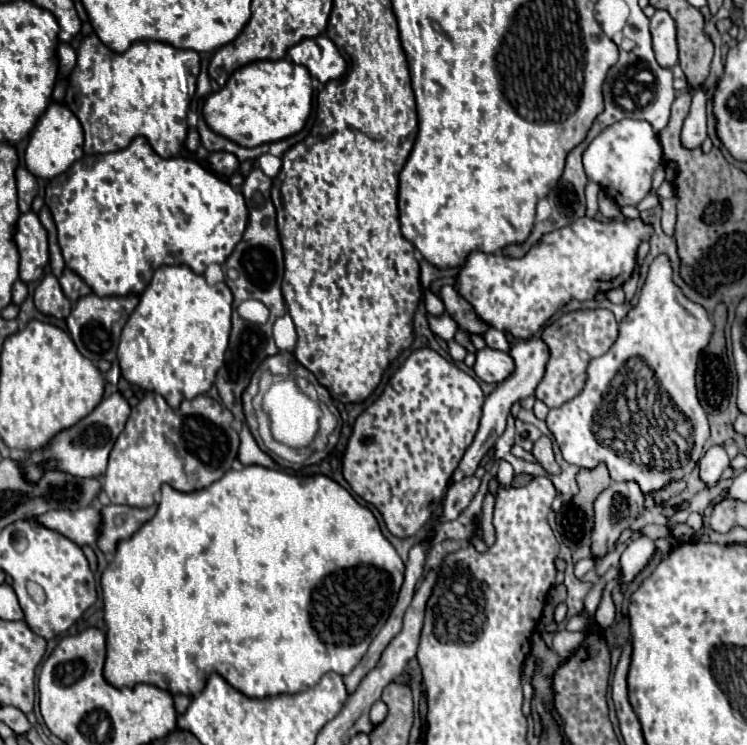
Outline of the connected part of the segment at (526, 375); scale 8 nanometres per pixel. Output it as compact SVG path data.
M540 337L514 343L512 349L510 349L510 355L512 355L512 359L514 359L514 371L510 373L510 377L506 377L502 383L498 383L498 387L486 397L486 403L484 403L484 407L482 407L482 419L480 419L478 435L474 437L474 443L470 445L470 449L466 451L462 463L458 465L456 473L452 475L452 481L464 479L464 477L468 477L468 475L474 475L474 471L478 469L480 459L482 459L482 457L486 455L486 451L496 443L496 439L504 433L506 417L508 417L508 413L510 413L512 403L530 397L530 395L534 393L536 385L540 383L542 375L544 375L544 367L546 367L546 361L548 361L548 351L546 351L546 345L542 343Z

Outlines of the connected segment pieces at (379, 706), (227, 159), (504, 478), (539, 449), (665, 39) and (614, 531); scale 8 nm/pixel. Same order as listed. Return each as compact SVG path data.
M378 701L378 703L370 709L370 721L372 721L372 725L382 723L382 719L386 719L386 715L388 715L386 703L384 703L384 701Z
M212 153L208 157L208 163L222 177L230 177L238 171L238 159L232 153Z
M502 461L502 465L500 465L497 473L497 480L501 484L504 489L510 489L508 485L510 485L510 481L512 481L512 477L514 477L514 471L512 471L512 467L510 467L510 463L506 463L506 461Z
M542 435L536 443L534 443L534 449L532 449L532 453L534 453L534 457L538 459L538 463L548 471L548 473L558 473L558 465L556 465L556 461L554 461L554 451L552 451L552 441L546 437L546 435Z
M658 9L650 19L650 33L656 59L662 67L672 67L678 63L678 43L676 43L676 21L668 11Z
M612 483L594 503L592 559L600 561L616 549L616 543L632 521L644 511L644 495L636 483Z

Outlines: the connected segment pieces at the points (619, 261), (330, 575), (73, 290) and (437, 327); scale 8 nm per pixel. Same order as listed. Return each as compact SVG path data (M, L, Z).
M582 217L574 221L570 227L562 227L558 231L546 233L540 243L536 243L526 257L512 259L502 257L500 253L470 253L466 259L466 265L462 267L458 275L458 293L472 303L478 317L484 319L488 325L510 333L516 339L528 339L532 333L536 333L564 303L568 303L572 297L578 301L594 299L600 291L610 291L616 287L622 287L636 267L636 253L642 241L650 241L654 233L654 227L650 223L644 223L642 219L626 219L626 221L610 221L600 223L590 217Z
M248 465L240 471L228 471L210 487L192 493L182 493L170 485L162 485L162 497L156 515L146 521L130 539L118 541L114 561L106 567L100 579L106 623L104 679L116 689L132 689L138 683L148 683L172 695L192 695L194 669L200 677L210 677L212 673L222 675L234 689L252 699L264 699L282 693L302 693L318 685L320 677L328 671L342 675L342 659L362 659L368 643L372 637L376 637L376 627L382 629L394 607L394 599L398 597L404 581L404 569L406 567L402 559L382 535L372 511L360 505L344 487L324 475L312 475L304 479L260 465Z
M64 269L62 277L60 277L58 281L60 281L60 287L64 289L66 297L68 297L72 303L76 303L82 295L92 293L92 289L90 289L74 271L70 271L70 269Z
M444 313L440 319L428 315L428 321L430 321L430 329L432 329L438 337L442 337L442 339L446 339L446 341L454 339L454 335L456 335L456 321L454 321L448 313Z

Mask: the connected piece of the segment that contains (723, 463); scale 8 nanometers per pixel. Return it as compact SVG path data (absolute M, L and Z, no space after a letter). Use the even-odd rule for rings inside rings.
M720 445L710 447L710 449L704 453L704 457L700 459L700 465L698 465L698 467L700 467L700 477L702 477L702 481L704 481L706 485L716 485L718 479L720 479L720 475L722 475L722 471L724 471L728 465L730 465L730 459L728 459L724 447L720 447Z

